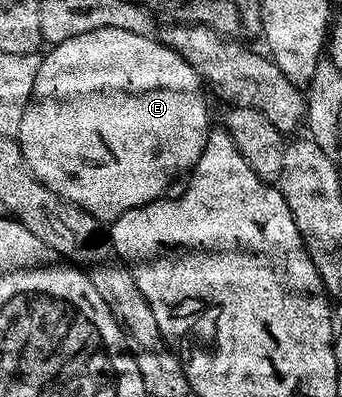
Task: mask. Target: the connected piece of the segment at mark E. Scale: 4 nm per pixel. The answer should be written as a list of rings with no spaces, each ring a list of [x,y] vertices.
[[[92,29],[92,33],[80,33],[80,37],[68,37],[68,41],[55,43],[49,50],[46,56],[41,56],[30,103],[24,109],[24,117],[20,117],[20,129],[16,138],[28,169],[44,186],[52,189],[52,193],[84,209],[89,215],[96,217],[99,223],[109,225],[128,213],[128,209],[143,207],[153,203],[155,199],[163,198],[170,181],[194,170],[196,161],[200,161],[200,153],[204,153],[204,145],[210,136],[212,125],[206,122],[207,92],[202,78],[196,73],[196,69],[192,69],[192,65],[188,65],[188,61],[184,61],[184,57],[180,57],[180,53],[157,38],[128,33],[128,29]]]

